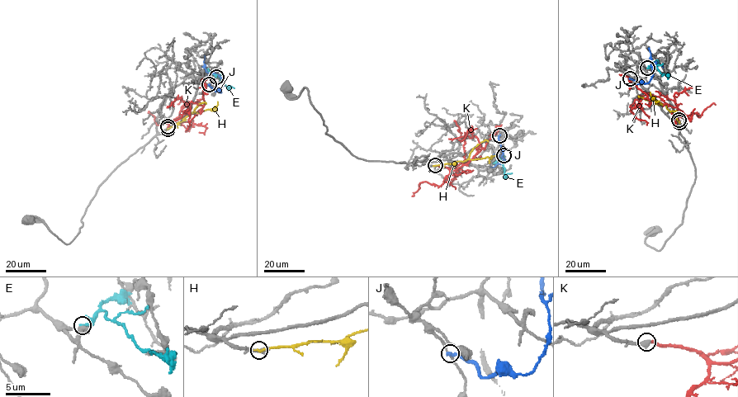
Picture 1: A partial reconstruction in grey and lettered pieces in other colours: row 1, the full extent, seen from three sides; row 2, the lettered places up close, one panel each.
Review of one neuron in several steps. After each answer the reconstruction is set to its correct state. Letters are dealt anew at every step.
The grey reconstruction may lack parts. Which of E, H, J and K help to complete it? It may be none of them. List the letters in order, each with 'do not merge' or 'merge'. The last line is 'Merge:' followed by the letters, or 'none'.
E: do not merge
H: do not merge
J: do not merge
K: merge
Merge: K

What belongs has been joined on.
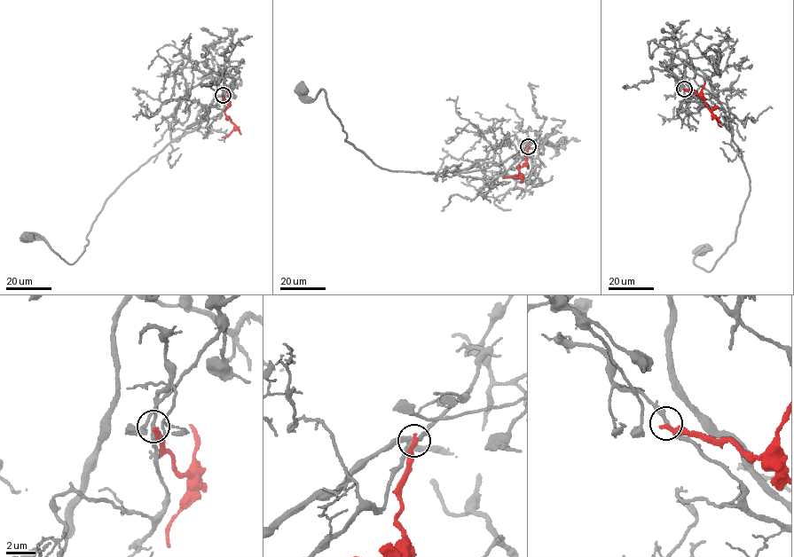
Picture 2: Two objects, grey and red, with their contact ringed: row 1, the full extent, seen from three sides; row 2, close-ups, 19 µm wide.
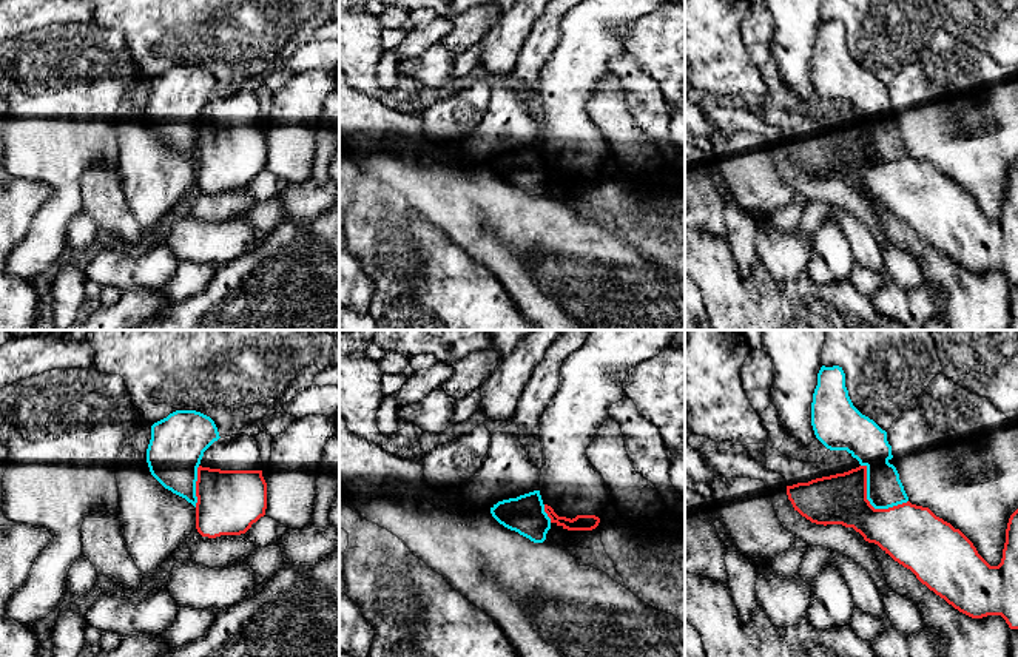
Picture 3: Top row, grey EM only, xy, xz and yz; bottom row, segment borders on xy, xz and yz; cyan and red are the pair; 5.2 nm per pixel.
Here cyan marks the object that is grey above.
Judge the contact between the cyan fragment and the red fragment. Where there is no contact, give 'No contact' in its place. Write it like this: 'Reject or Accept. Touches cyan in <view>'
Reject. Touches cyan in yz

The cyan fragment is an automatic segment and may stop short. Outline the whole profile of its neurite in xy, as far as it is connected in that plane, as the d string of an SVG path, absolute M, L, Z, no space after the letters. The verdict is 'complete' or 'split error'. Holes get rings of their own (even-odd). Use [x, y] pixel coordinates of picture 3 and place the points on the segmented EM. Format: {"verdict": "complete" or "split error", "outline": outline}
{"verdict": "complete", "outline": "M176 410L151 426L147 463L168 490L196 507L197 467L204 452L217 441L214 421L196 410Z"}

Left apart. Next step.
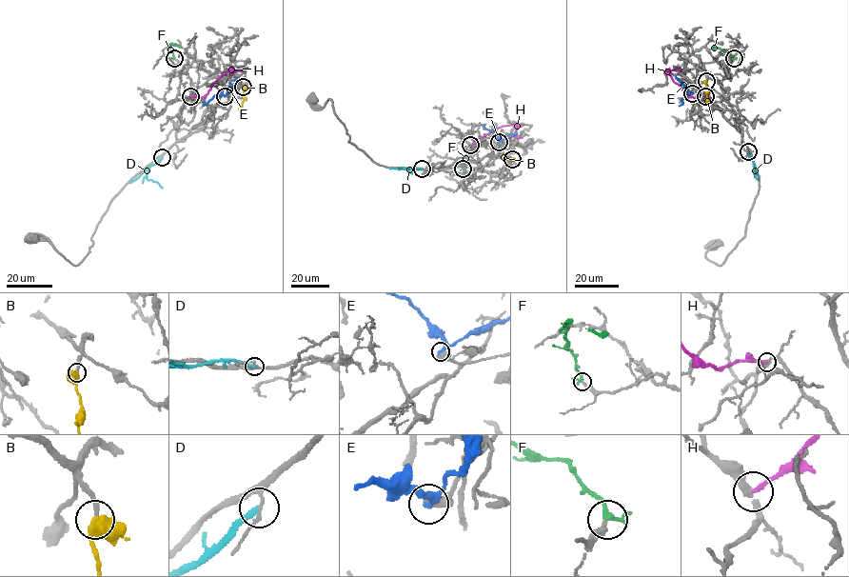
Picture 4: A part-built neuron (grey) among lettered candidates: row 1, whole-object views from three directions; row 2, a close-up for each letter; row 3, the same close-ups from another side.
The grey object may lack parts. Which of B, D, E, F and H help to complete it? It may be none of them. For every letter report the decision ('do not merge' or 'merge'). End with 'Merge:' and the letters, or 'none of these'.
B: merge
D: do not merge
E: do not merge
F: merge
H: do not merge
Merge: B, F

